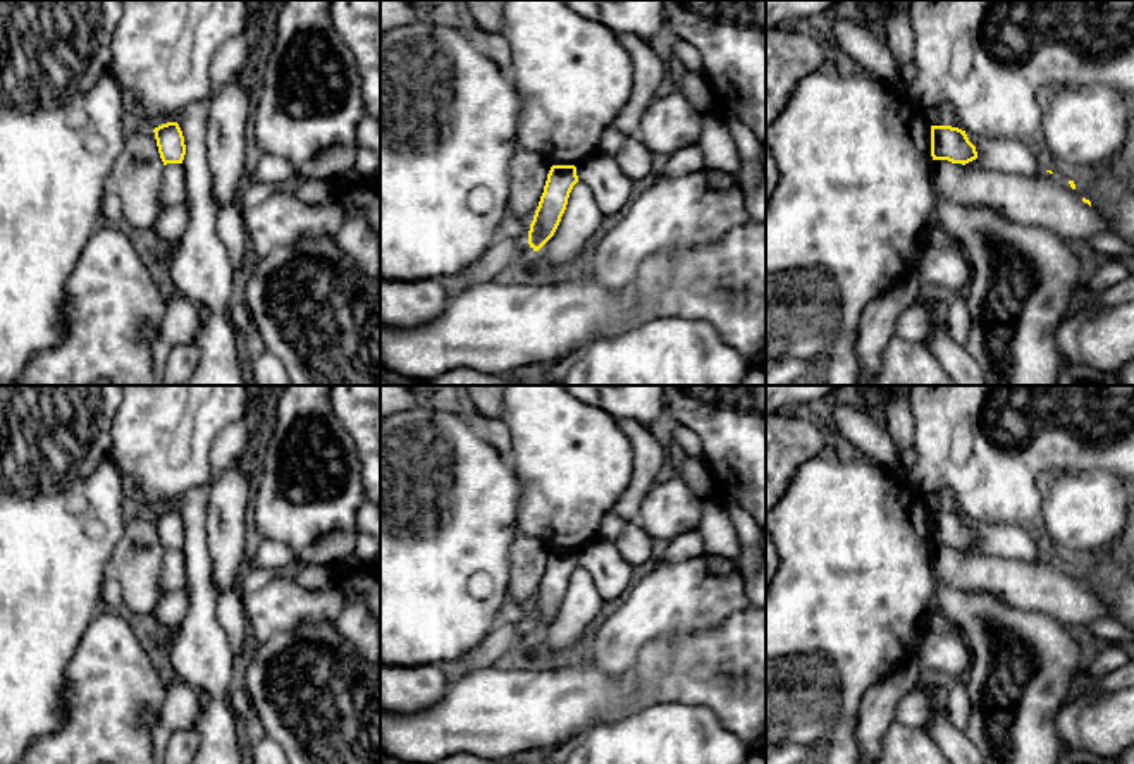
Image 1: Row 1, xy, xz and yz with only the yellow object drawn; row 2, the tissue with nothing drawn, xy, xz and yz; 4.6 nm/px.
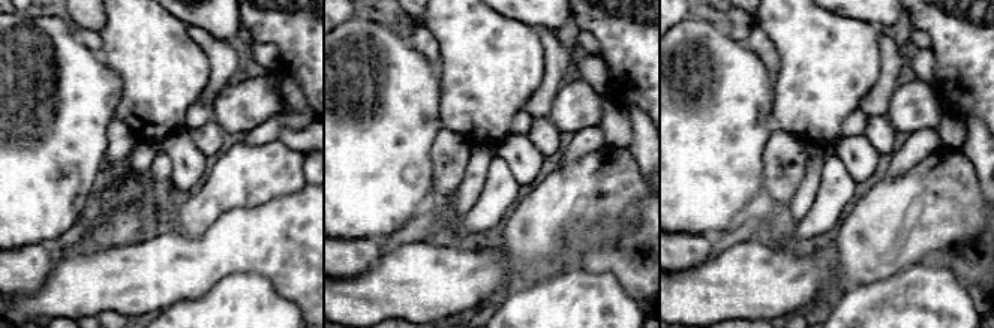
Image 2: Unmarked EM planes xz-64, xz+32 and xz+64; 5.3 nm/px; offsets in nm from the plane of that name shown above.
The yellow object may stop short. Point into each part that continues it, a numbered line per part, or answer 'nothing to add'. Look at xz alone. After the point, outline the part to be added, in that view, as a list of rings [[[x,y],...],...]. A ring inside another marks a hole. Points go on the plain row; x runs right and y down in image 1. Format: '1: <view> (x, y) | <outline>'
nothing to add

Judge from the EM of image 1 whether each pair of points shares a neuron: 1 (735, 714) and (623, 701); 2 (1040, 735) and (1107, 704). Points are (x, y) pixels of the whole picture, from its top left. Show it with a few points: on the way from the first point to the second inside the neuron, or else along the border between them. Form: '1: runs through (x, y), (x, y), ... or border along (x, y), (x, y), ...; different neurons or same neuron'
1: runs through (708, 687), (651, 687); same neuron
2: border along (1076, 692), (1057, 716), (1057, 739), (1060, 745); different neurons

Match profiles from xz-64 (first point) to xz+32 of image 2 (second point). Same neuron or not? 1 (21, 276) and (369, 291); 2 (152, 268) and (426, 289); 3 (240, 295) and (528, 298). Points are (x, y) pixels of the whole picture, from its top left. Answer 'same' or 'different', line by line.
1: different
2: same
3: same

